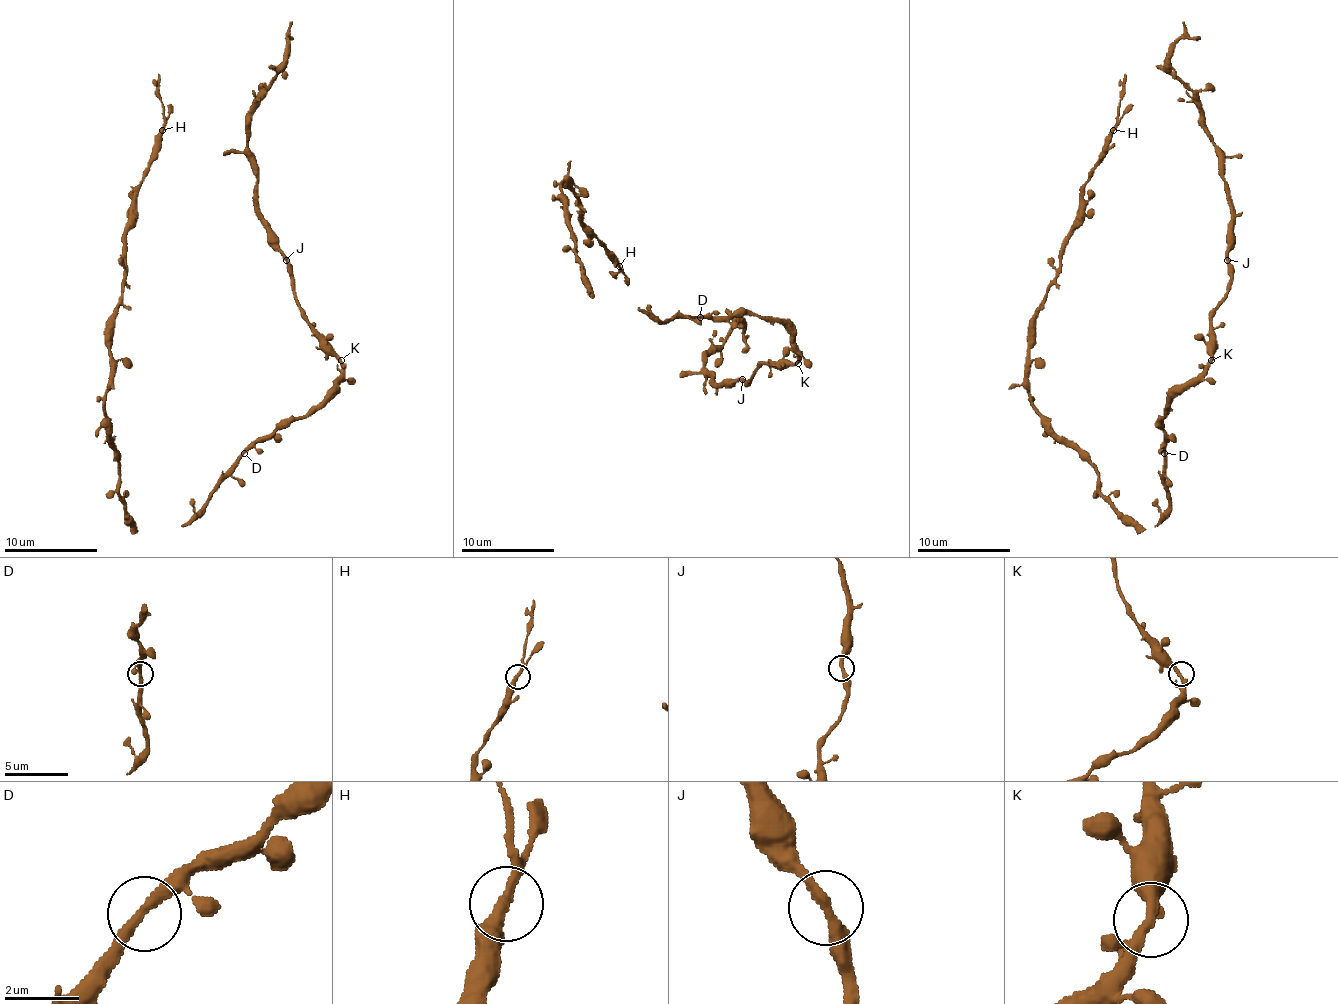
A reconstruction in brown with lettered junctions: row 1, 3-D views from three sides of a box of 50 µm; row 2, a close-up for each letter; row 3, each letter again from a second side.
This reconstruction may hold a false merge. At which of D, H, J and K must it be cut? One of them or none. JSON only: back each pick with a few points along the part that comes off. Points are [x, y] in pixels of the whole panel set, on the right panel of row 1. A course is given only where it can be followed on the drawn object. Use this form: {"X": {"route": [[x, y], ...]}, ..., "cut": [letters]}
{"cut": []}

